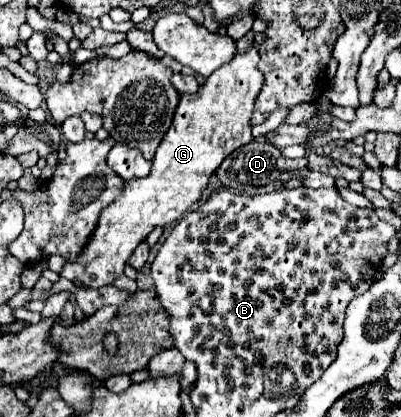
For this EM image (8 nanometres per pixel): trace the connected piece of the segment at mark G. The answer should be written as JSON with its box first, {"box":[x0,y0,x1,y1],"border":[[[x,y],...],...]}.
{"box":[59,47,263,289],"border":[[[255,47],[247,53],[237,53],[231,63],[213,71],[197,93],[181,95],[173,123],[155,151],[151,173],[145,179],[125,181],[121,195],[101,211],[97,227],[85,247],[75,259],[65,261],[59,271],[61,277],[85,289],[111,285],[113,279],[123,273],[133,249],[145,241],[155,227],[179,221],[189,207],[201,199],[209,177],[223,159],[253,141],[249,119],[253,115],[253,103],[263,87],[257,61],[259,55]]]}

